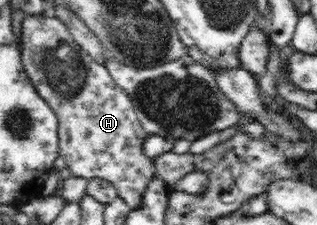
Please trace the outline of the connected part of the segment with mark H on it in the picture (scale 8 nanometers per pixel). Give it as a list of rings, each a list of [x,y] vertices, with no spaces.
[[[27,16],[23,20],[21,54],[22,65],[25,66],[29,81],[58,118],[58,151],[72,176],[82,176],[88,180],[108,180],[131,209],[139,209],[146,197],[147,185],[154,176],[154,160],[143,153],[143,142],[146,142],[148,134],[137,118],[130,94],[113,81],[105,65],[95,62],[93,57],[75,42],[67,25],[57,17]]]

